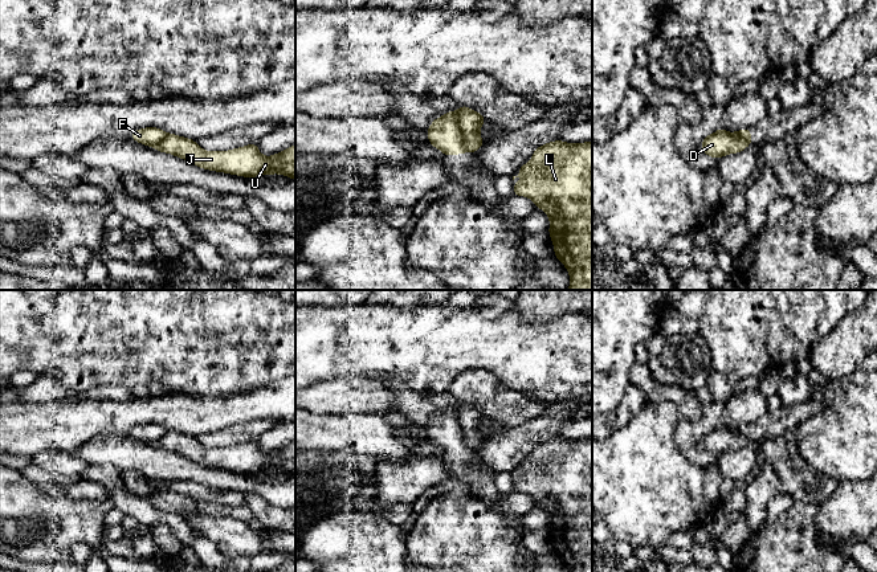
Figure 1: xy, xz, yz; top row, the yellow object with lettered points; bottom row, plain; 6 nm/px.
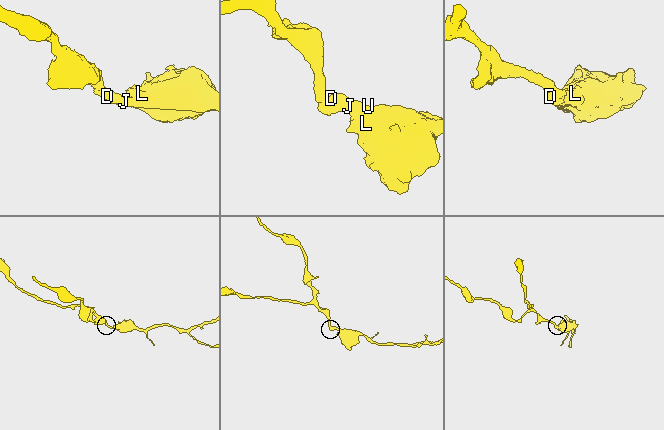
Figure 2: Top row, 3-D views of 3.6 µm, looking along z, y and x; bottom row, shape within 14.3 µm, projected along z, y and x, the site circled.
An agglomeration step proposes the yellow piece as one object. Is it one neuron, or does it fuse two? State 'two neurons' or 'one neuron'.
two neurons

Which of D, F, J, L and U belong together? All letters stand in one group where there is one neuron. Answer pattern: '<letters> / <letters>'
D J L U / F

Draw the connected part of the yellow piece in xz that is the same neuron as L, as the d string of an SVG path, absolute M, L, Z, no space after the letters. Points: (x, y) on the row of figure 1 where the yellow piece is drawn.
M560 139L539 146L515 177L525 181L513 183L513 195L533 200L550 218L547 232L554 256L570 274L568 290L592 290L592 140L566 143Z

